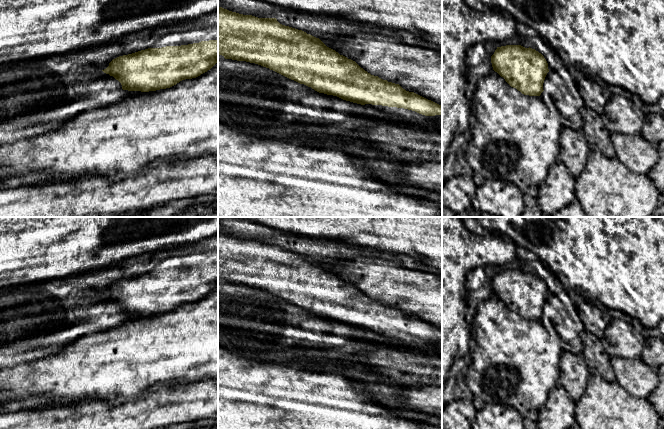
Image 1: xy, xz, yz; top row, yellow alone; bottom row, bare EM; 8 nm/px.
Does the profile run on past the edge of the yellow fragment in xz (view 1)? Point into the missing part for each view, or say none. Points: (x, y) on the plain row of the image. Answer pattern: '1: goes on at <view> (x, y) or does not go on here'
1: goes on at xz (410, 339)

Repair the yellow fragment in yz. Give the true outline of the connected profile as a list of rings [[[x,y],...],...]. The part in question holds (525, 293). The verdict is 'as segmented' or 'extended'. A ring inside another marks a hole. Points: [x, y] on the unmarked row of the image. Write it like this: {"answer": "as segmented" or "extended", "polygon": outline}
{"answer": "as segmented", "polygon": [[[521,269],[497,271],[491,280],[493,294],[524,319],[540,320],[549,296],[544,280]]]}

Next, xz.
{"answer": "extended", "polygon": [[[218,230],[218,279],[222,279],[225,283],[261,289],[300,308],[311,311],[319,317],[337,320],[346,325],[366,329],[371,334],[382,335],[391,340],[417,347],[442,349],[441,329],[414,316],[406,315],[399,308],[371,299],[355,285],[327,271],[319,262],[302,254],[282,249],[276,242],[258,242],[252,239],[243,239]]]}

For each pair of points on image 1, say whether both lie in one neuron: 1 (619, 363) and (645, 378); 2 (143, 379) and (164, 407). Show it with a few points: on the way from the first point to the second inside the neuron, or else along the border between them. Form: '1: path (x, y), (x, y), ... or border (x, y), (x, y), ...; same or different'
1: path (625, 369), (639, 378); same
2: border (173, 382), (154, 384), (135, 398), (129, 399); different

